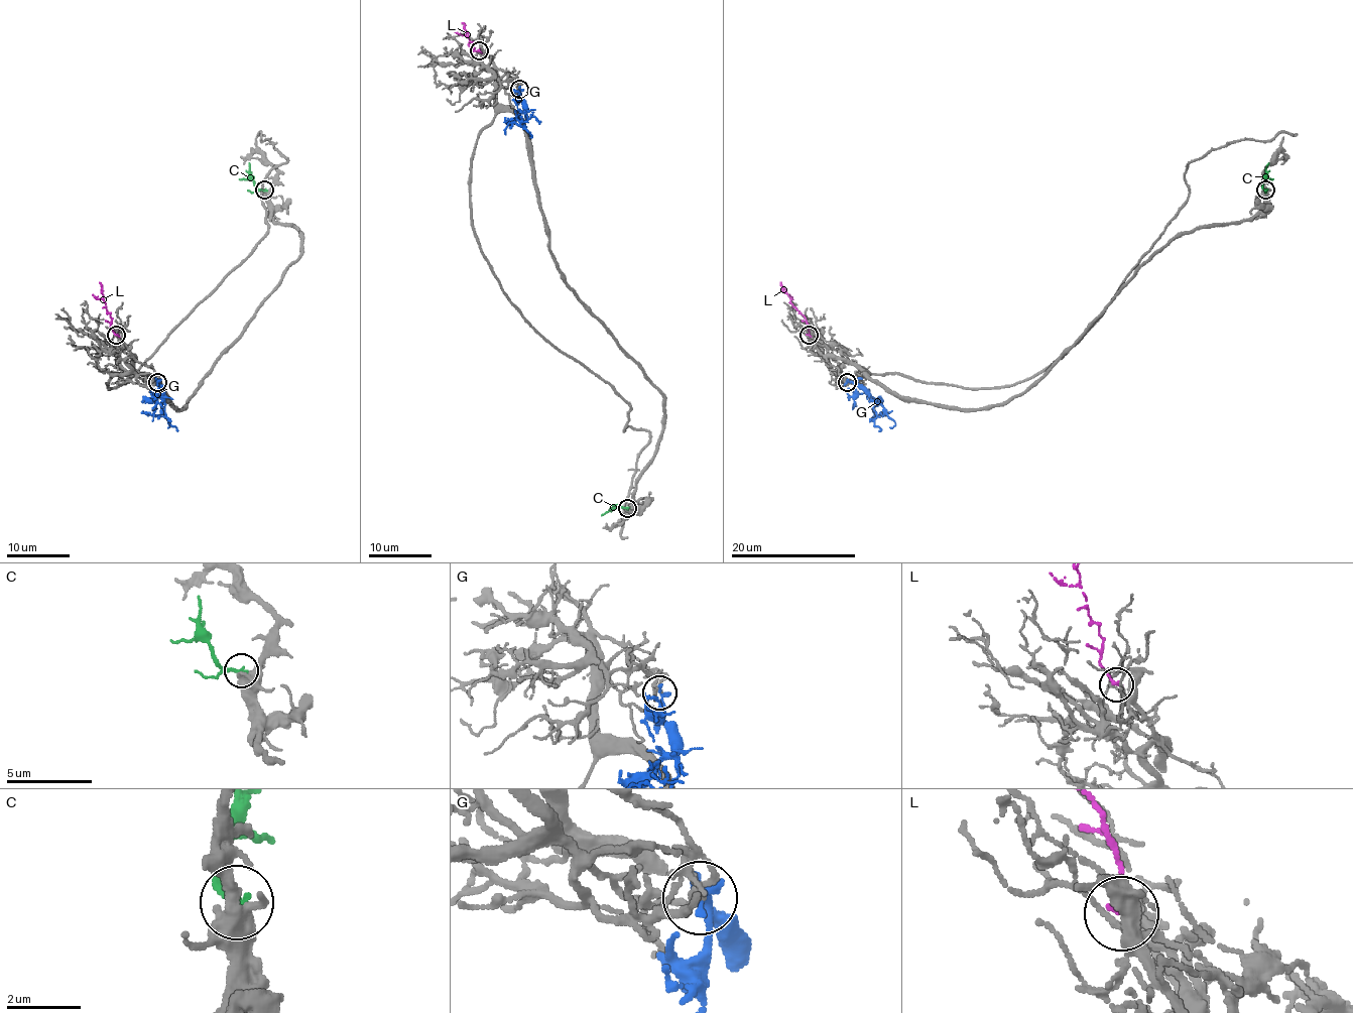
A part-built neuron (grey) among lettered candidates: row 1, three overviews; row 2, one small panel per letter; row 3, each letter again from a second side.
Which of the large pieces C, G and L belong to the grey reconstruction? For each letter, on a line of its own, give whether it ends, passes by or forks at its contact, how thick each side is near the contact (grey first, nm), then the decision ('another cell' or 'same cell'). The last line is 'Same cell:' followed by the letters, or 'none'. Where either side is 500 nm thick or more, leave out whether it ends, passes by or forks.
C: it ends; calibres 340 and 240 nm; another cell
G: it ends; calibres 90 and 280 nm; another cell
L: it ends; calibres 170 and 200 nm; same cell
Same cell: L

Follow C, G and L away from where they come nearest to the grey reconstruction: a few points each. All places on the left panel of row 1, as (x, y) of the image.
C: (265, 190), (254, 184), (249, 163)
G: (157, 381), (160, 392), (154, 403), (154, 416), (141, 411)
L: (117, 335), (100, 281)

